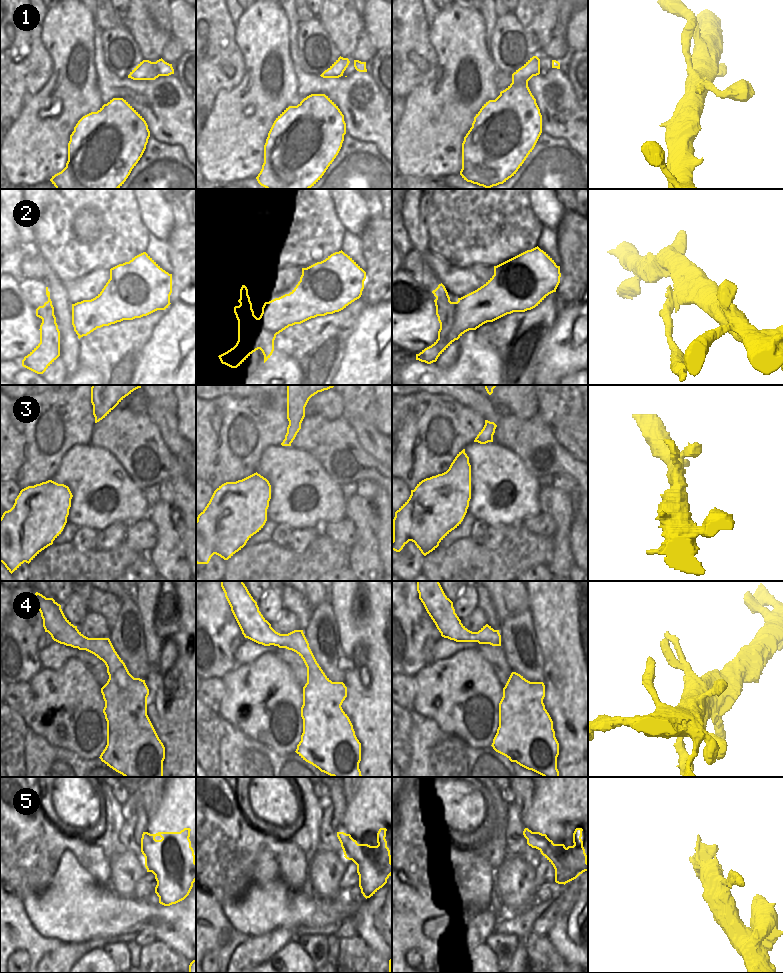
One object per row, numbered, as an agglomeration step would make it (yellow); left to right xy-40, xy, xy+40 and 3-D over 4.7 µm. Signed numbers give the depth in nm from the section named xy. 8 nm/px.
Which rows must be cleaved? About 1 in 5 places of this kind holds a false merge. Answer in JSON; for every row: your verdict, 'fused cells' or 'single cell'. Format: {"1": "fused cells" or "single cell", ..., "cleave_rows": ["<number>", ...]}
{"1": "single cell", "2": "single cell", "3": "single cell", "4": "single cell", "5": "single cell", "cleave_rows": []}

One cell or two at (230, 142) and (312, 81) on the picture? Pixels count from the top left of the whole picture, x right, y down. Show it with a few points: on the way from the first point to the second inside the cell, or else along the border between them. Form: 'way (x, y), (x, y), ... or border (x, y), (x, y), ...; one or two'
border (293, 68), (296, 74), (297, 94), (302, 99); two

